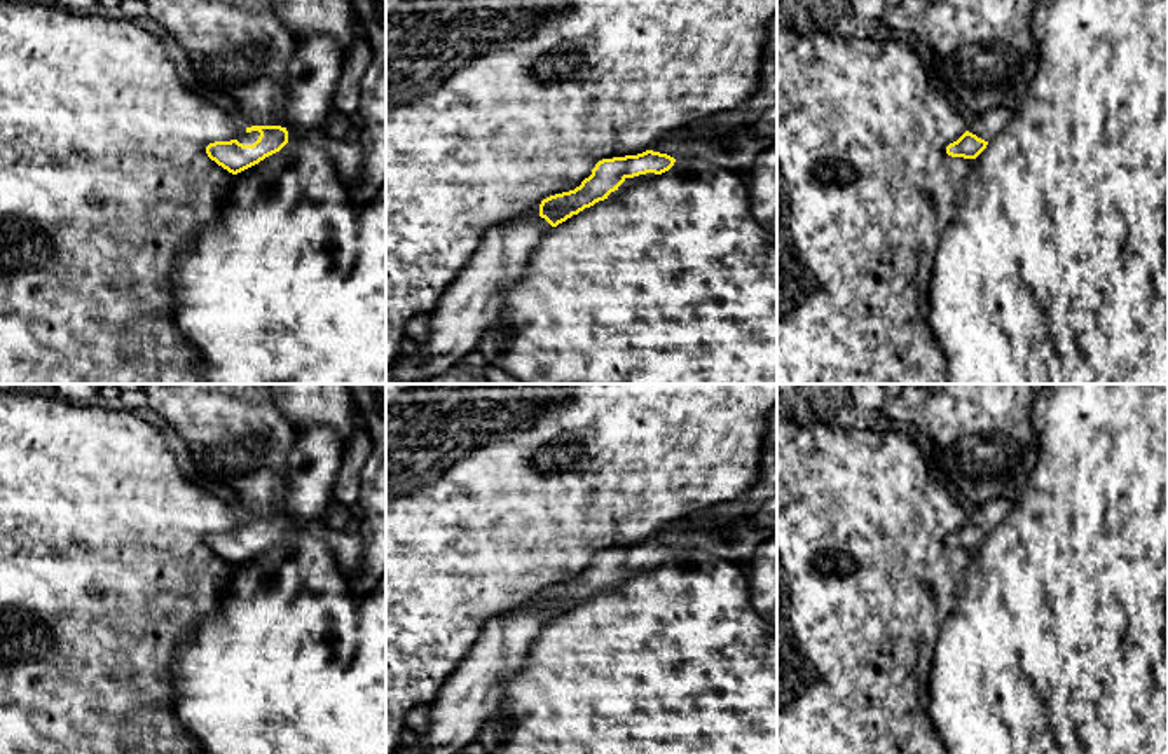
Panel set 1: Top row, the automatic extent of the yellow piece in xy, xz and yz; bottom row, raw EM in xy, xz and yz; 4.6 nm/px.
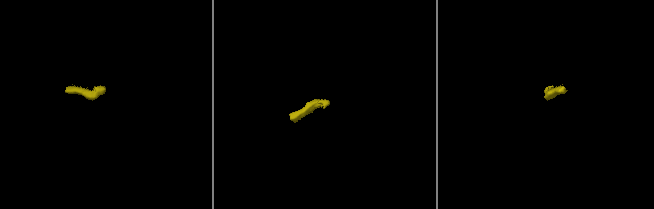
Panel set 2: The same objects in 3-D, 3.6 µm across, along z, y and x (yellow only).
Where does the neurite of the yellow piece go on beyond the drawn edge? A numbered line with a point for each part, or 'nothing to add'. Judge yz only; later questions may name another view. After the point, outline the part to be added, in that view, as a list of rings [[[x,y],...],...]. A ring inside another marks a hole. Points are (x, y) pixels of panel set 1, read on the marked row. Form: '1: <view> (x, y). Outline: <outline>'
1: yz (987, 126). Outline: [[[1002,106],[992,108],[969,122],[967,131],[990,143],[1006,129],[1006,126],[1011,122],[1011,117],[1013,110]]]

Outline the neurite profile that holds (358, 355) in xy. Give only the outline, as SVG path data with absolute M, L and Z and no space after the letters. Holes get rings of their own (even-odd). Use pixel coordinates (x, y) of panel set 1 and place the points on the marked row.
M386 180L372 201L354 208L358 251L349 274L328 279L304 333L302 372L292 384L386 384Z

